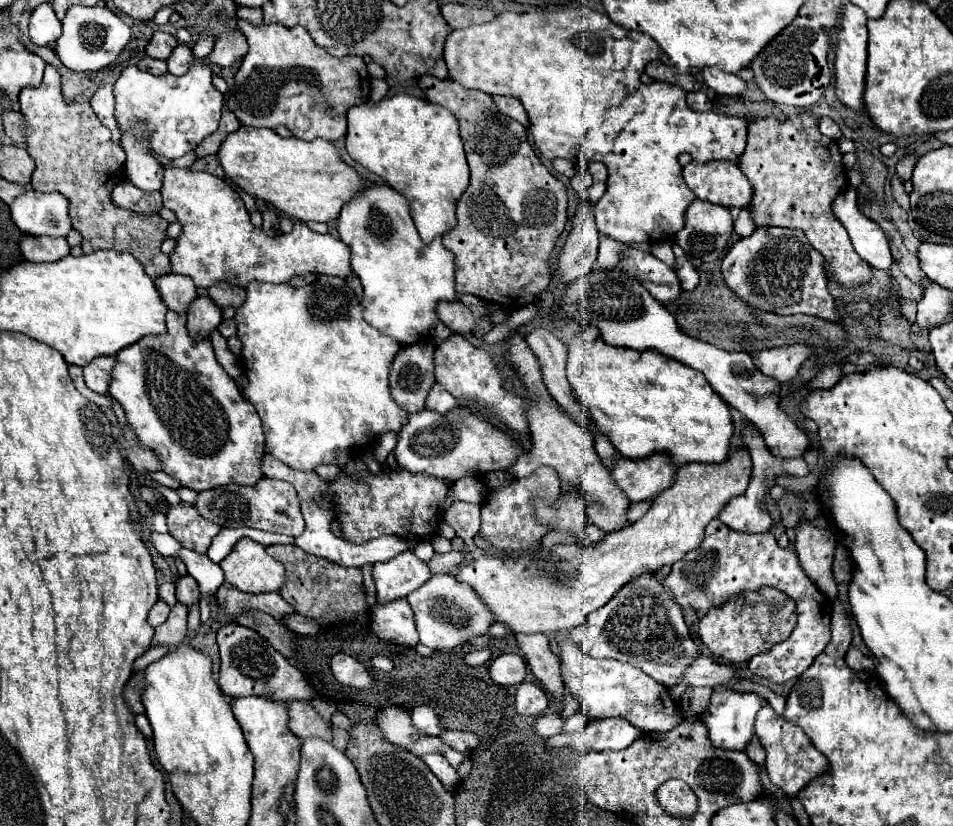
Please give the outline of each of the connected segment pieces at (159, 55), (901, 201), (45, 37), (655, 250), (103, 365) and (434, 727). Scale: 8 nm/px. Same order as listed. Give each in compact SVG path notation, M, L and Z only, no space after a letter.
M156 31L154 37L150 39L150 43L146 45L146 55L150 55L152 59L162 59L162 61L166 61L166 59L172 55L172 51L174 51L176 45L178 45L178 41L176 41L174 35Z
M894 175L890 183L892 183L892 195L894 195L894 199L898 201L898 205L900 205L900 207L904 207L904 209L908 211L908 193L906 193L904 183L900 181L900 177L898 177L898 175Z
M42 3L30 17L30 37L32 43L38 47L54 45L56 39L62 35L62 25L52 11L50 3Z
M660 241L660 243L656 243L656 245L652 245L652 251L650 251L654 257L658 257L660 261L664 261L666 265L670 265L672 269L676 269L676 257L674 257L674 253L672 253L672 249L670 249L670 243L666 243L666 241Z
M100 357L94 359L86 369L84 369L84 379L86 385L100 393L100 395L110 395L110 379L112 379L112 367L116 365L116 357Z
M418 707L412 711L412 725L420 735L438 735L442 731L440 721L436 719L436 713L430 707Z

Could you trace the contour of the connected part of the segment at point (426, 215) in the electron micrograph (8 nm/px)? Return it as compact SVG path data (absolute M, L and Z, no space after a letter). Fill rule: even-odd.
M406 93L378 103L366 101L348 111L346 151L408 199L422 241L432 241L456 225L454 205L468 187L468 163L458 119L448 109Z

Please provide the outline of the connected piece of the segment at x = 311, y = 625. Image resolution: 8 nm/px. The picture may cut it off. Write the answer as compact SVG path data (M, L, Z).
M300 613L286 617L286 619L284 619L284 625L286 625L288 629L300 633L300 635L316 635L316 633L320 633L320 625L318 625L314 619L304 617L304 615L300 615Z

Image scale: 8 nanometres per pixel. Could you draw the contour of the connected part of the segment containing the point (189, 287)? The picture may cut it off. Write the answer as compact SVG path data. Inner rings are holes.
M164 275L156 279L156 287L160 287L160 295L170 311L188 313L190 303L198 297L198 287L186 275Z

